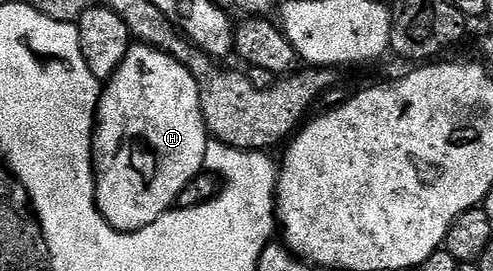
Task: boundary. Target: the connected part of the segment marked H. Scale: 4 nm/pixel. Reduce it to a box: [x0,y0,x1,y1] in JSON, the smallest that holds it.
[91,42,209,231]

